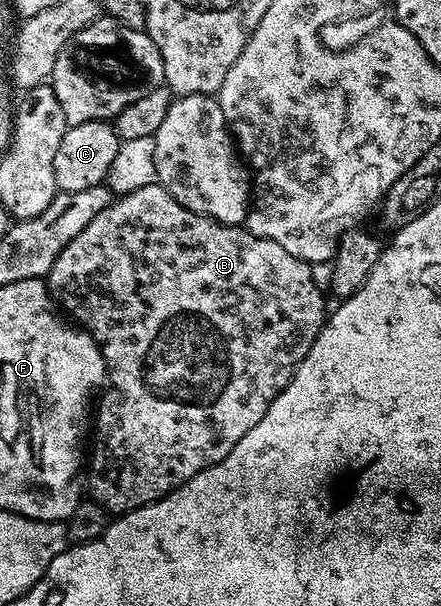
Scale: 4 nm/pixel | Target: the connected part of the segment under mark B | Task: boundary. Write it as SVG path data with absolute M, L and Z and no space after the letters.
M159 184L119 195L105 210L98 212L98 216L94 216L94 220L90 220L90 224L86 224L86 228L82 228L82 232L78 232L66 248L62 248L46 281L49 294L59 305L60 302L64 305L63 313L73 314L77 318L73 319L88 331L104 357L106 389L103 391L104 403L100 406L100 415L94 418L96 439L92 442L92 459L86 462L86 490L92 493L89 494L91 501L117 515L165 498L171 490L177 490L183 482L198 476L198 472L221 462L232 451L234 444L238 444L238 440L242 440L242 436L246 436L246 432L250 432L250 428L266 416L266 408L270 408L272 401L284 391L292 373L310 352L326 321L326 294L314 284L309 263L298 256L290 256L282 244L254 236L243 226L227 226L198 212L190 212L190 208L178 204L174 196L170 196Z

